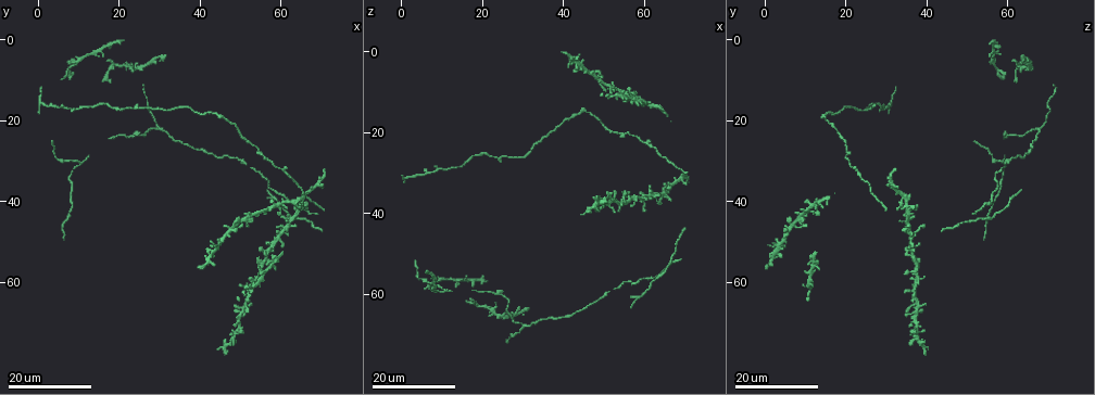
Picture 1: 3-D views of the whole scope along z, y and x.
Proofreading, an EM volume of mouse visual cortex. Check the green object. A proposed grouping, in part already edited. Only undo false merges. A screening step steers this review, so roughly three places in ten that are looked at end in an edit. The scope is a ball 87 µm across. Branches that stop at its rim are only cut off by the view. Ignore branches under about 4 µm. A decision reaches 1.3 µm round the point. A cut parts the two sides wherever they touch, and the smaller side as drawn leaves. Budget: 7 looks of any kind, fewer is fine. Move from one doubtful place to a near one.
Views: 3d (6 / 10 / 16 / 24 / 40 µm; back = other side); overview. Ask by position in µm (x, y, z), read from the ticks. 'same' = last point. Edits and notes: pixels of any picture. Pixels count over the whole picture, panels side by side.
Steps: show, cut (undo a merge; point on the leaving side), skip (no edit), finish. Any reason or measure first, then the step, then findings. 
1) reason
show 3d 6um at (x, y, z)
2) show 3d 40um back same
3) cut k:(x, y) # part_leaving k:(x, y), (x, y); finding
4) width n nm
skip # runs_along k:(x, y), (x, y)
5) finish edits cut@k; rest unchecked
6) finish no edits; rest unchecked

side arm on a straight run
show 3d 16um at (0.0, 15.5, 31.5)

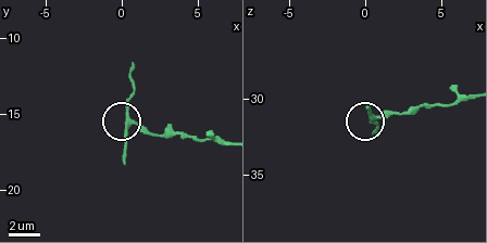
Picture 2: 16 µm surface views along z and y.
show 3d 6um at (0.6, 15.2, 31.2)

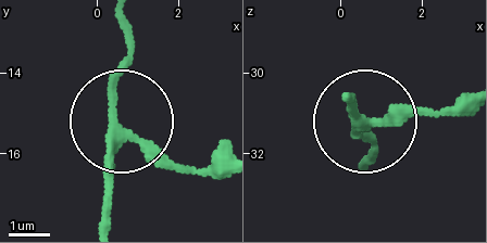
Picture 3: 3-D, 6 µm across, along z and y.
arms 3
cut 3:(115, 73) # part_leaving 3:(125, 129), (125, 18); a second neuron is stuck on

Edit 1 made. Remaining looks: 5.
show overview

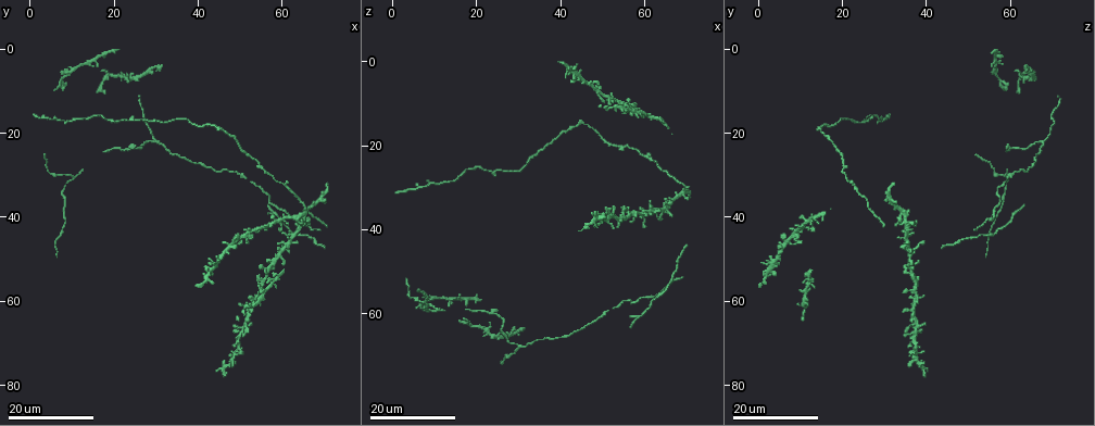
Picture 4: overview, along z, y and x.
side arm on a straight run
show 3d 16um at (10.5, 31.0, 59.5)

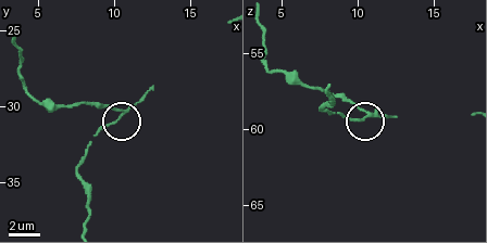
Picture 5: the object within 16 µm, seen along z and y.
show 3d 10um at (10.4, 30.2, 59.0)

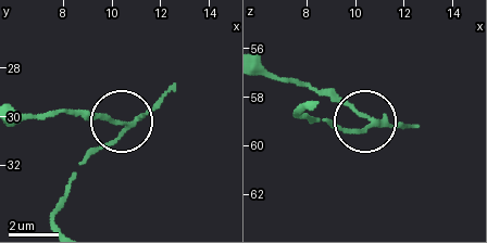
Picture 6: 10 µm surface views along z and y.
arms 3
cut 6:(91, 116) # part_leaving 6:(122, 125), (61, 112), (17, 112); two neurons meet here

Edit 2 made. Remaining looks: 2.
finish edits cut@3, cut@6; rest unchecked

